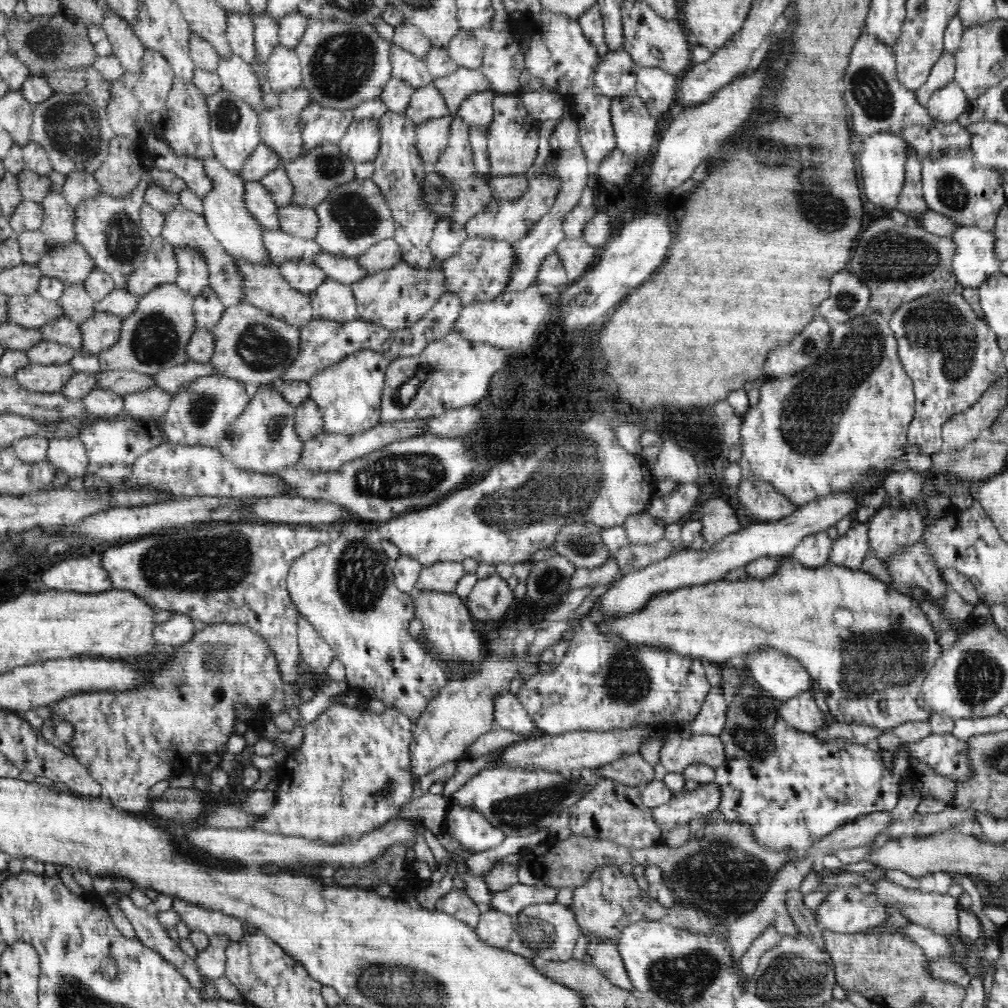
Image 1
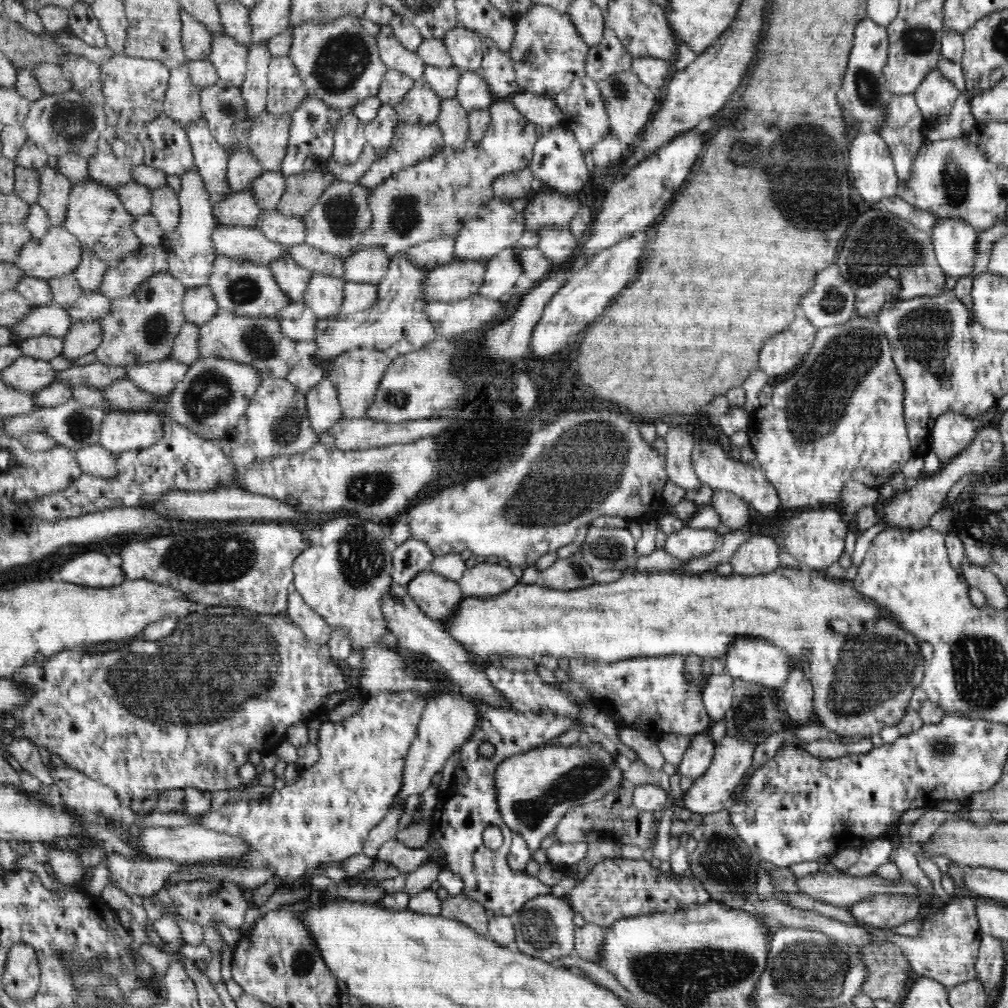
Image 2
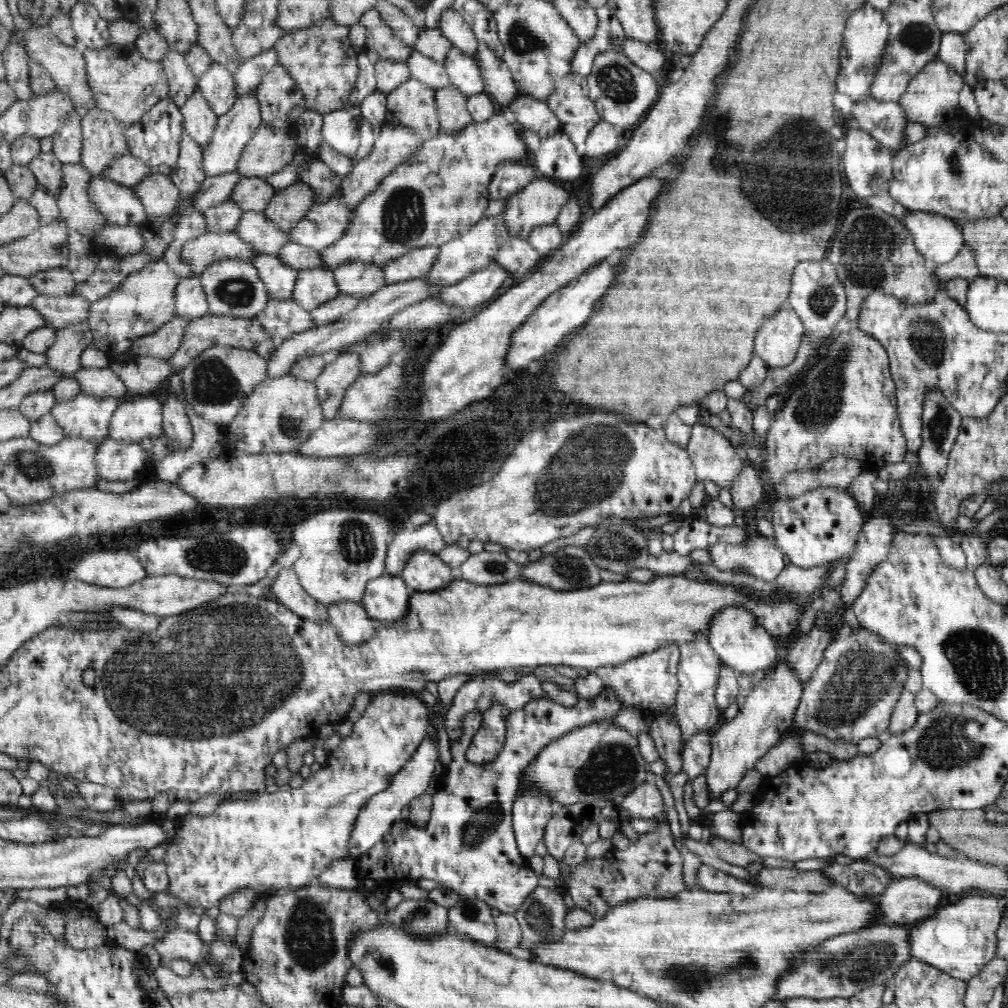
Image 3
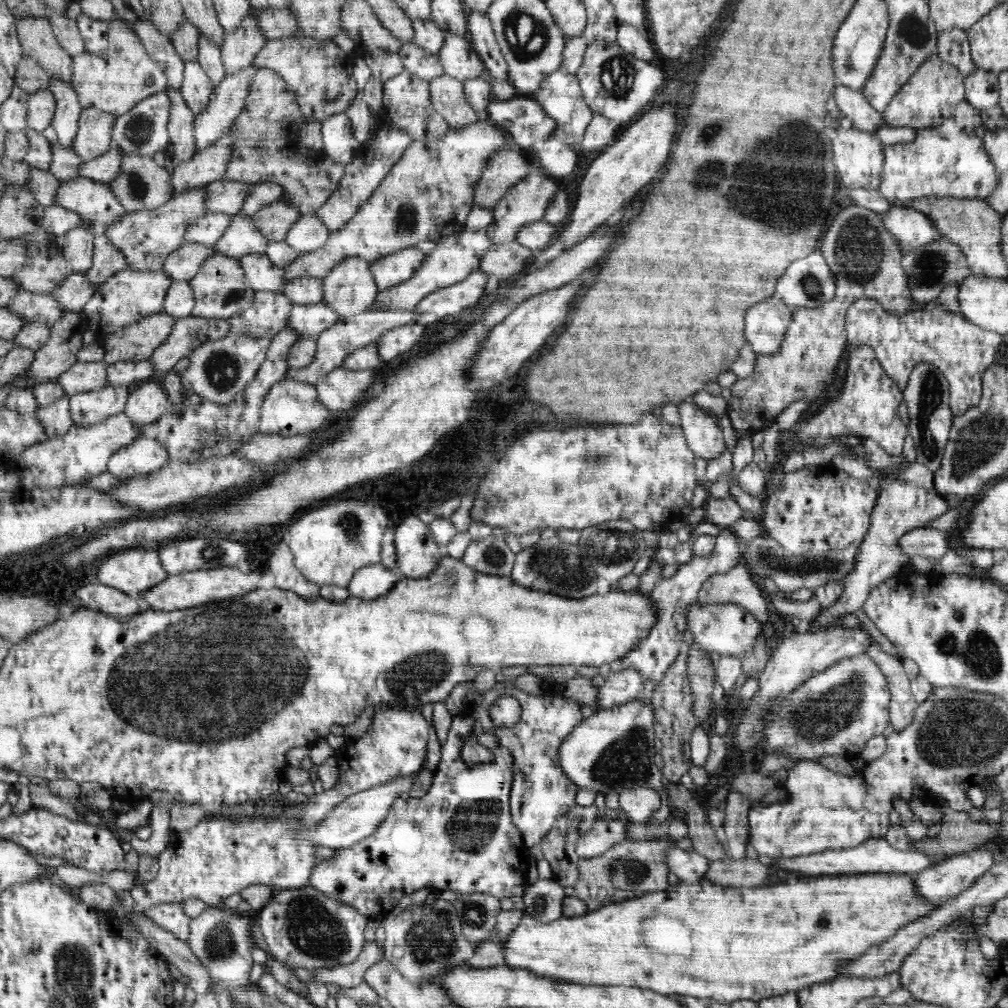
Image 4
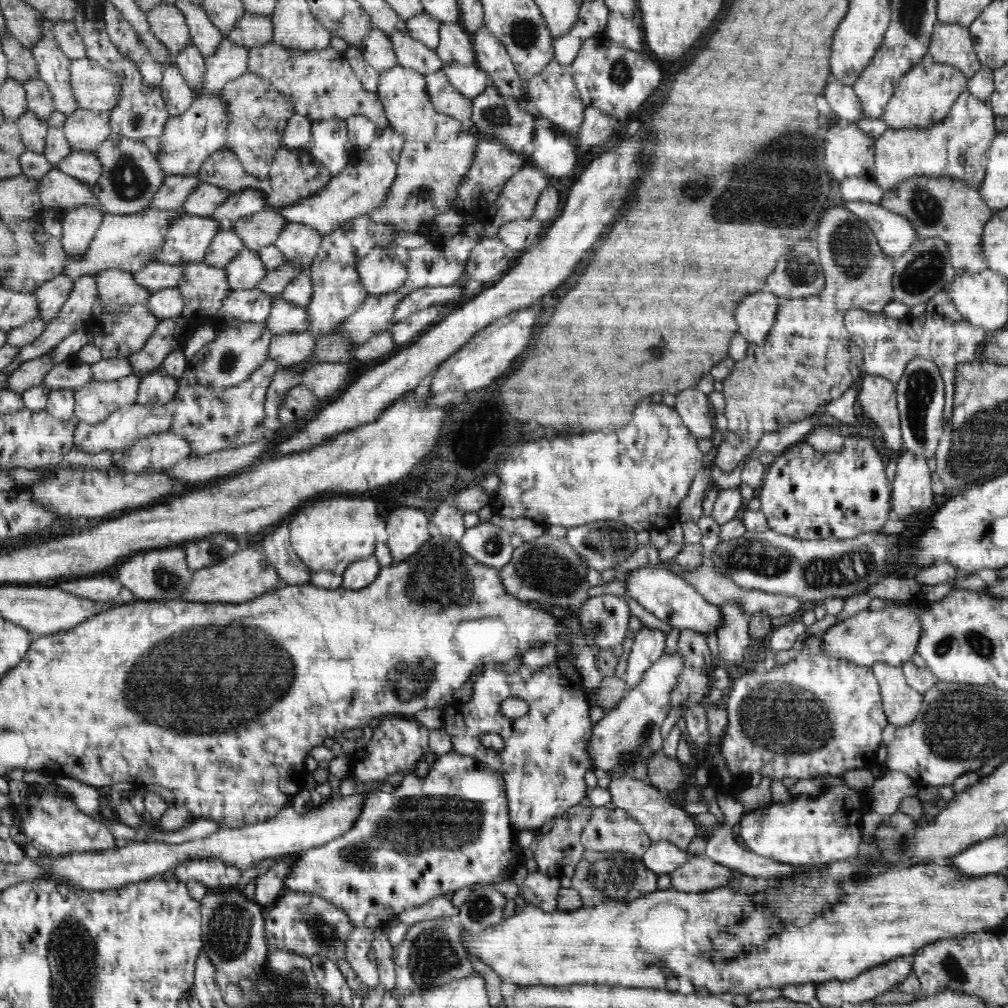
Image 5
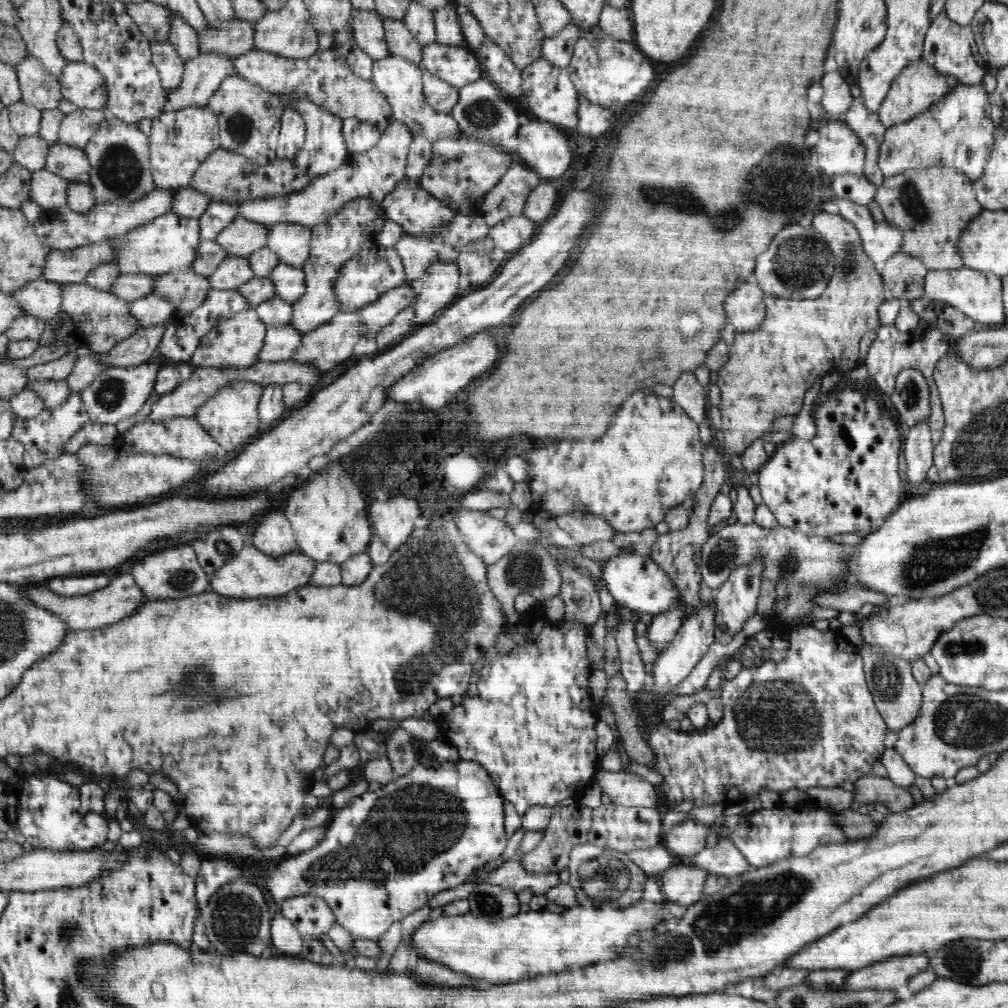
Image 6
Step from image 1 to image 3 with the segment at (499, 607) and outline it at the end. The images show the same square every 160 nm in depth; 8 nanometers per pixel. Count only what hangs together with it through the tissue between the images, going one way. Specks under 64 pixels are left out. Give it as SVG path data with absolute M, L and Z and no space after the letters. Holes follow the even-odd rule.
M502 551L471 554L456 573L474 585L500 585L518 580L520 568Z

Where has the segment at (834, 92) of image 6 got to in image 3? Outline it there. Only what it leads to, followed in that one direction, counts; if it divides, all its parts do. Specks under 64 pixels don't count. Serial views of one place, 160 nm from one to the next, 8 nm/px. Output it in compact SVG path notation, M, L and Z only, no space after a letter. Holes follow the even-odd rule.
M871 98L854 102L850 122L872 135L891 151L906 148L904 130L906 130L906 112L896 102L877 102Z

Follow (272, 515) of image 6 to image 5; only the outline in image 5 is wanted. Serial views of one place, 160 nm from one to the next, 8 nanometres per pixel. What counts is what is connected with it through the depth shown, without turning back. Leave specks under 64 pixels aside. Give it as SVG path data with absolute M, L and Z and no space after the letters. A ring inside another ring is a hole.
M286 519L270 536L264 538L262 553L266 561L277 570L283 585L292 587L309 584L311 582L310 573L308 573L310 568L302 562L292 548L289 521L290 519Z

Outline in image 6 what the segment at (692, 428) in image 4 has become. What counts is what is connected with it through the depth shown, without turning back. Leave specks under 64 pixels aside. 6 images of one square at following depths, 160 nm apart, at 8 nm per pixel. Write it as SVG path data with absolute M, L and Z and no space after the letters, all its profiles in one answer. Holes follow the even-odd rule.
M684 372L678 378L678 382L674 384L674 398L672 399L698 424L707 420L706 388L700 384L693 372Z

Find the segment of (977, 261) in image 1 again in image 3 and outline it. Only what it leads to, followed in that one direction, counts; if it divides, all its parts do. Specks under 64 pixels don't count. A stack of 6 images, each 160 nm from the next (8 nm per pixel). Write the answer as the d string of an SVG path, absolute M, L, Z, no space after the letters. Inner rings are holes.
M909 211L902 222L912 233L919 254L929 264L950 262L965 245L962 231L951 218L930 212Z

